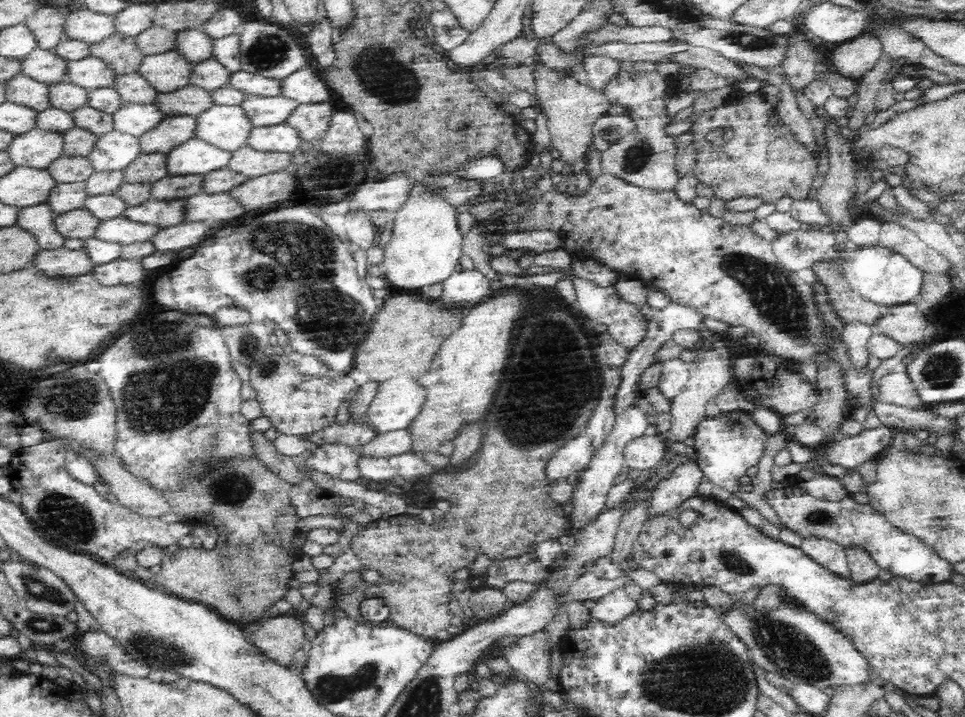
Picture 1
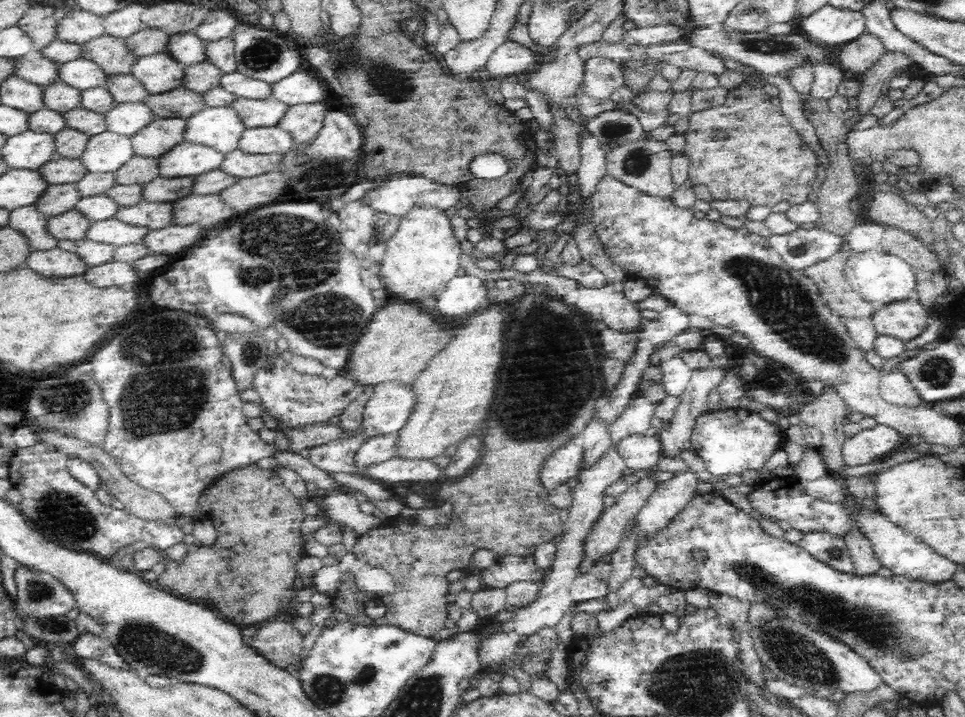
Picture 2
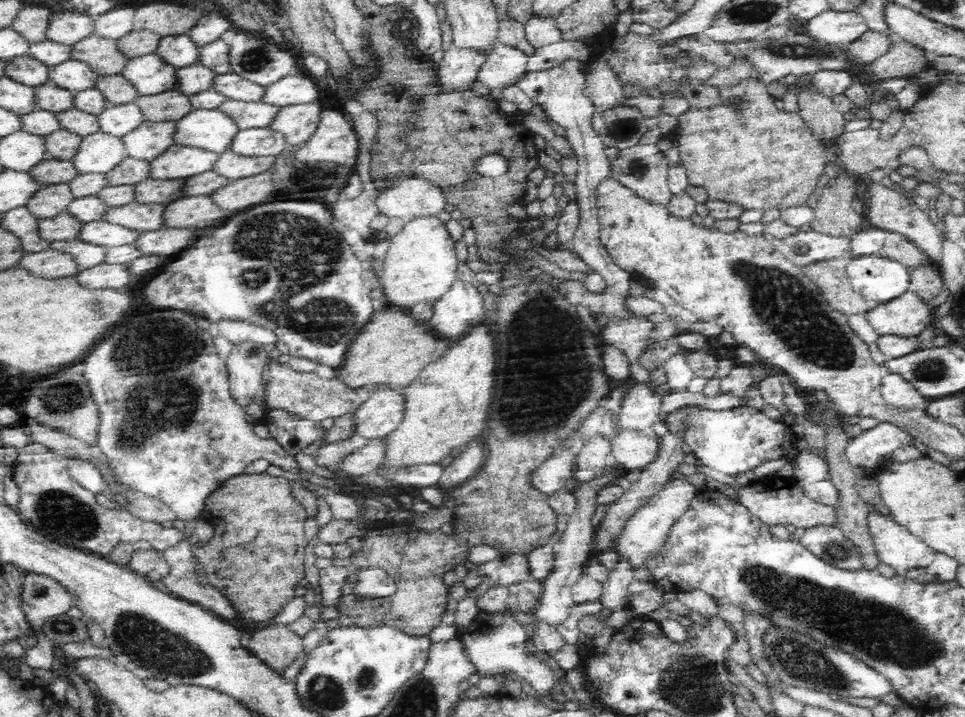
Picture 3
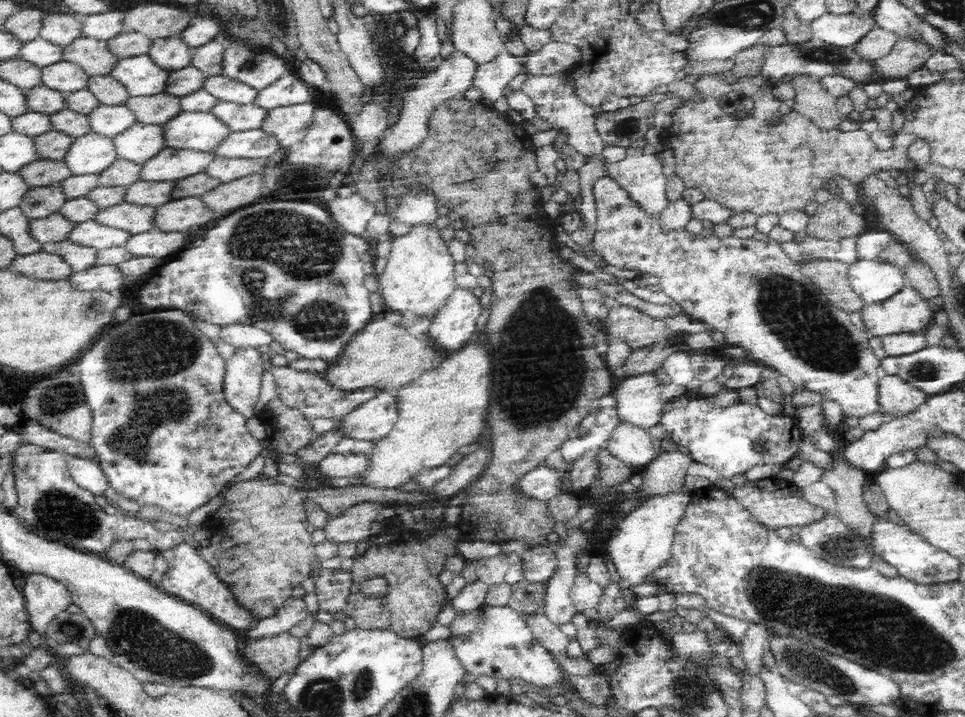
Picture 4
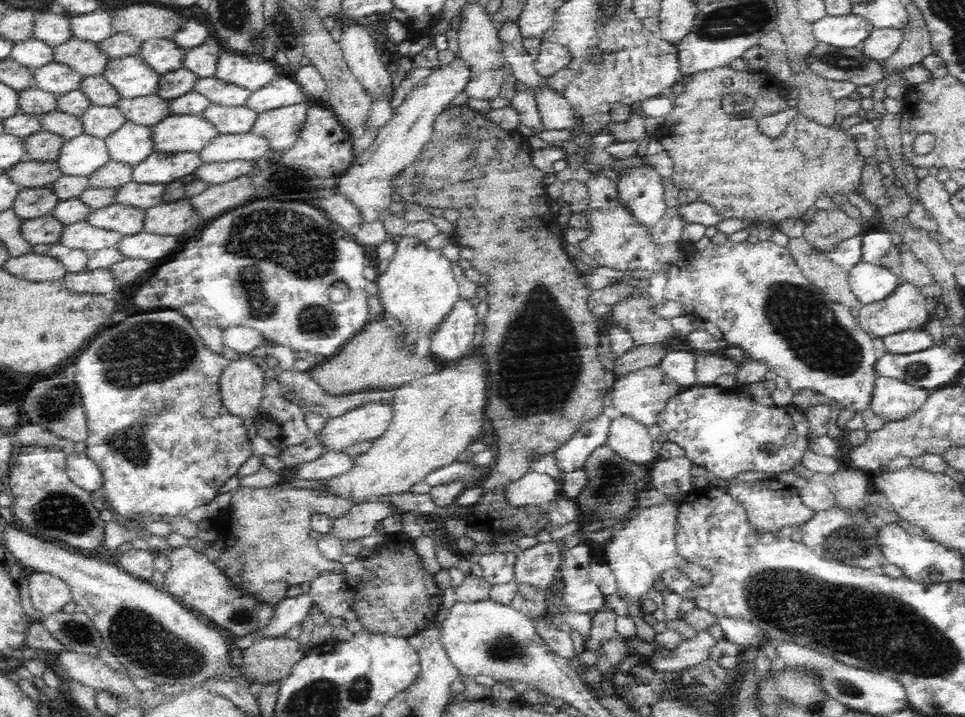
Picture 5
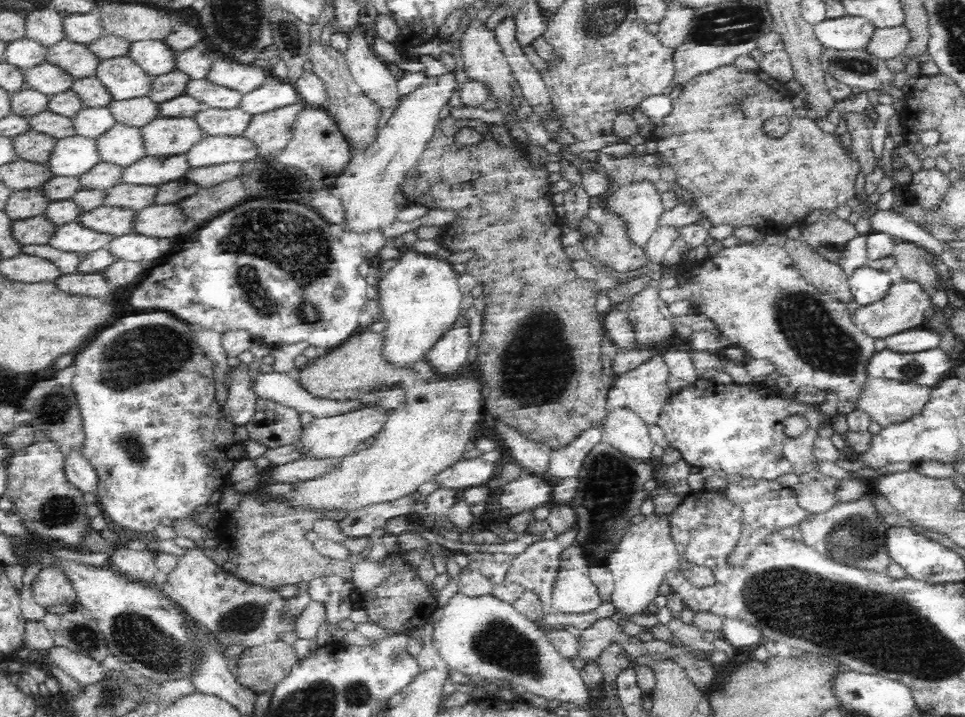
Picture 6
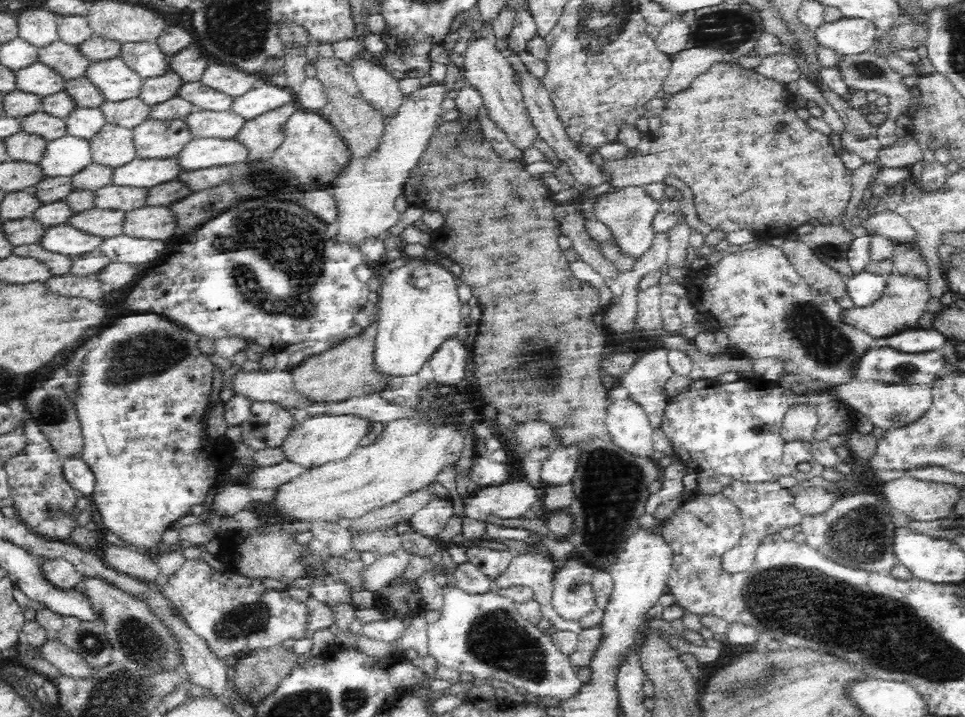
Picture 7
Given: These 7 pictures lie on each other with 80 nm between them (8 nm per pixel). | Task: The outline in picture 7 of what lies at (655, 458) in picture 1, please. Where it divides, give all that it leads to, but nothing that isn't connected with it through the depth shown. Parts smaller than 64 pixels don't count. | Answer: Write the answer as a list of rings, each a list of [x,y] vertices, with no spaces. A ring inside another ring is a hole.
[[[629,398],[610,404],[605,423],[607,438],[615,446],[632,456],[651,459],[655,451],[654,428],[639,404]]]

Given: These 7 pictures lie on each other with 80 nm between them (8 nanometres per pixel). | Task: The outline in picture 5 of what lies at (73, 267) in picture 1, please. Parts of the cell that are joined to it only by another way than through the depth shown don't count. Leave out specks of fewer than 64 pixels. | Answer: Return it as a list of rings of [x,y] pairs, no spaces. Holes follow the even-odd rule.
[[[35,253],[11,256],[4,264],[4,270],[14,276],[38,282],[62,281],[68,269],[56,257]]]

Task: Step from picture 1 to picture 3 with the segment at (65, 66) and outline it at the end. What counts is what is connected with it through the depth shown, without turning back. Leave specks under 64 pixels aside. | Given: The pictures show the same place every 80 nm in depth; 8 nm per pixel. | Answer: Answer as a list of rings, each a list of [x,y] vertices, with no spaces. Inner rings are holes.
[[[30,53],[8,60],[5,76],[30,86],[42,86],[51,80],[51,67]]]

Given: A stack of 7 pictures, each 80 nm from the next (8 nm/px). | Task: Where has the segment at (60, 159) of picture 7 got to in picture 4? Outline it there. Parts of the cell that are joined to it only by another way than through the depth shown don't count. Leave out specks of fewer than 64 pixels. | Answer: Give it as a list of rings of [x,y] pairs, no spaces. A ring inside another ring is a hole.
[[[94,131],[76,138],[72,145],[64,161],[74,175],[99,175],[119,160],[114,139]]]

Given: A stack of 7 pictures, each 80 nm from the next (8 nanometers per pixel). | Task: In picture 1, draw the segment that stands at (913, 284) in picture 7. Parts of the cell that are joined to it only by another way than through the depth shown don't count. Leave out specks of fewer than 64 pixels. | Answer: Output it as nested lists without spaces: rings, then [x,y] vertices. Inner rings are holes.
[[[910,303],[886,308],[884,314],[875,323],[875,331],[876,334],[888,336],[888,338],[900,344],[901,347],[906,346],[908,348],[908,346],[924,342],[926,326],[928,326],[926,313],[920,312],[914,303]]]

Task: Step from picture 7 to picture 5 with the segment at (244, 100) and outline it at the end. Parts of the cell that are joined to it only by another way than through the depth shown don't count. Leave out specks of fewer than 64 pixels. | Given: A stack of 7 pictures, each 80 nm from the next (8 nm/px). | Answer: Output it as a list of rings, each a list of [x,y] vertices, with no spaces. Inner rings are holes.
[[[282,74],[274,76],[268,86],[253,92],[246,105],[261,113],[273,108],[304,103],[305,99],[302,86],[290,74]]]

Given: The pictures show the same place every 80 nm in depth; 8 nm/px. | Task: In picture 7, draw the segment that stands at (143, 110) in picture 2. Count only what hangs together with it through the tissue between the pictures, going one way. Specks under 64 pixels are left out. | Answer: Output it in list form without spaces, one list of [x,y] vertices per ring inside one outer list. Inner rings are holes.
[[[76,108],[66,119],[68,134],[90,140],[106,126],[106,115],[98,108]]]

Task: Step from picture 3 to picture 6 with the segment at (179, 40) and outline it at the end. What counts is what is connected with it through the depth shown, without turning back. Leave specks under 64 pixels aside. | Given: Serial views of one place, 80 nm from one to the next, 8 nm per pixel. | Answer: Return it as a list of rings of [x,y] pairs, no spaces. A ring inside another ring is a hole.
[[[145,40],[133,42],[129,58],[136,60],[145,72],[158,76],[177,69],[176,56],[166,41]]]

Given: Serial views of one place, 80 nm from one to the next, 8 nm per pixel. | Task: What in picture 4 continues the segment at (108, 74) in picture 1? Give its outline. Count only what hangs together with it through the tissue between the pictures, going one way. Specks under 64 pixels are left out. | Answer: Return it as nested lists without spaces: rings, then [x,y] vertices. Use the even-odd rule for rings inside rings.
[[[62,60],[43,69],[42,84],[68,94],[86,89],[90,78],[78,64]]]

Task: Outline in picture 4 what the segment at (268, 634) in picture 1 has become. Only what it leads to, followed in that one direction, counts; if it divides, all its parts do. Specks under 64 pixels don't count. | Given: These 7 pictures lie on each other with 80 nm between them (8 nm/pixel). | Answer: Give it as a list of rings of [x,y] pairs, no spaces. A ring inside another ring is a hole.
[[[288,632],[264,635],[246,642],[243,655],[250,663],[275,679],[292,673],[300,664],[300,639]]]

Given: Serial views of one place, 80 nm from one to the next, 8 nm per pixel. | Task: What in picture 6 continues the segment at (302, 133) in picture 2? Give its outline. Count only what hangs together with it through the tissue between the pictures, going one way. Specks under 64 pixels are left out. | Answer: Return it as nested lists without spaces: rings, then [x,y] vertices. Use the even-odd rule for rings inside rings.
[[[300,100],[284,108],[255,114],[242,136],[260,145],[260,157],[284,150],[292,141],[298,113],[306,107]]]

